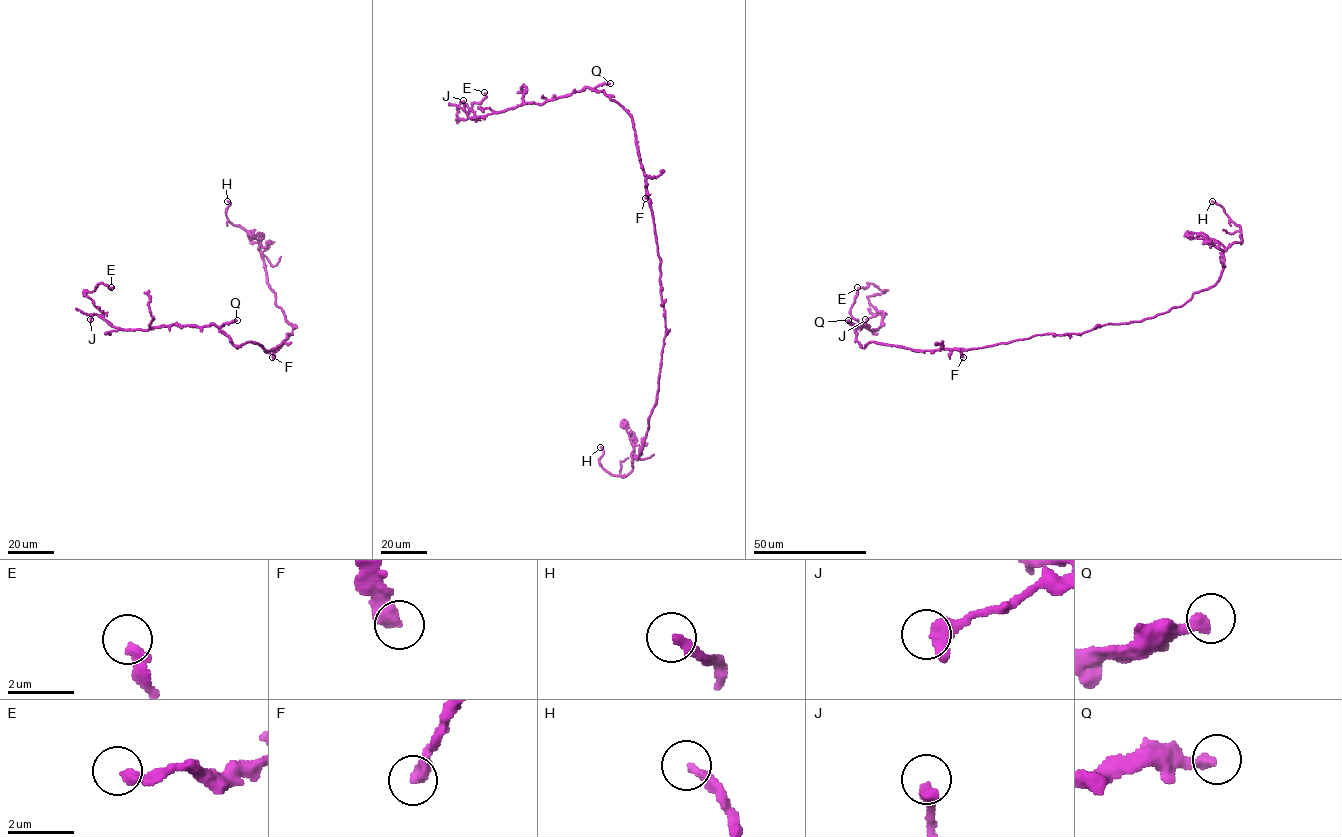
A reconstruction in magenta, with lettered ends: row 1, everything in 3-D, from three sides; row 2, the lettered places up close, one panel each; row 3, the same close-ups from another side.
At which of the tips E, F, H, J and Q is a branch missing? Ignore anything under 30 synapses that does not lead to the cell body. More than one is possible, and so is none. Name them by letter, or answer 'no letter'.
H, J

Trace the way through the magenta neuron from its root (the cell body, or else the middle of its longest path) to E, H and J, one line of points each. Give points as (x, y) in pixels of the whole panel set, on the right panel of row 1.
E: (976, 348), (862, 348), (852, 324), (881, 325), (883, 314), (867, 297), (884, 291), (857, 287)
H: (976, 348), (1037, 335), (1082, 333), (1182, 306), (1217, 281), (1223, 252), (1241, 241), (1240, 227), (1212, 201)
J: (976, 348), (919, 351), (873, 341), (862, 348), (852, 324), (876, 329), (882, 315), (865, 319)

